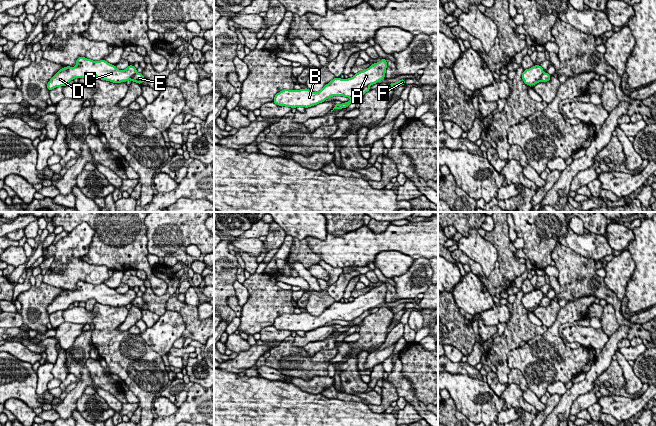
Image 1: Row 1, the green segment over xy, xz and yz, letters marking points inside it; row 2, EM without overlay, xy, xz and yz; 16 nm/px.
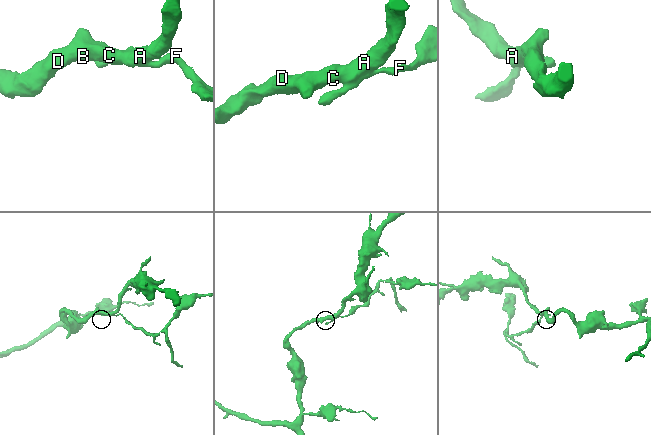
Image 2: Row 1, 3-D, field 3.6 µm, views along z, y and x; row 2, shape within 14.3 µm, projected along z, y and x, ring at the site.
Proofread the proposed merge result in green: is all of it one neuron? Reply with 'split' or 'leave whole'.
split

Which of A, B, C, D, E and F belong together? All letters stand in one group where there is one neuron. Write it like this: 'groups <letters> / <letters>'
groups A B C D / E F

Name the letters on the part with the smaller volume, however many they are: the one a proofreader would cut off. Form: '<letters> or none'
E, F

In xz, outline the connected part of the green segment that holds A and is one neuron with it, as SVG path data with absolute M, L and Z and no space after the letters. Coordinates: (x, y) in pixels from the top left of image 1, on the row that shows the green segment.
M383 58L380 62L372 64L368 69L354 74L352 78L341 79L340 77L335 77L319 92L313 92L308 88L300 90L284 89L275 95L273 102L279 106L308 108L323 103L326 99L333 96L351 98L365 87L383 80L386 68L387 62Z

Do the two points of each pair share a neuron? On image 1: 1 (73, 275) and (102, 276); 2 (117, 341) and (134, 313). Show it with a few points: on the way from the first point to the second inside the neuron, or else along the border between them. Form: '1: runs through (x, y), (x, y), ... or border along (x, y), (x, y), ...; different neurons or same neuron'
1: runs through (80, 275), (95, 275); same neuron
2: border along (129, 310), (125, 320), (117, 328), (119, 332); different neurons

